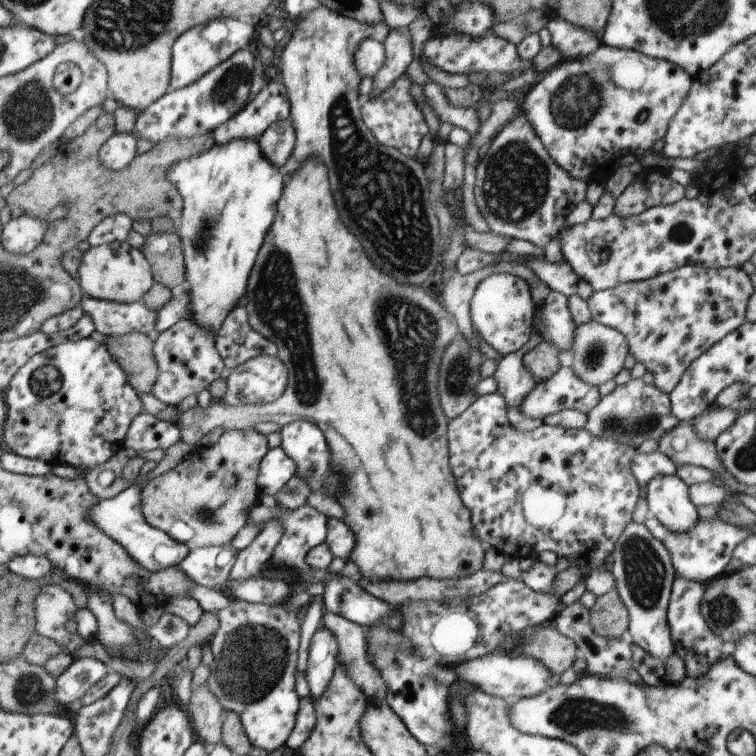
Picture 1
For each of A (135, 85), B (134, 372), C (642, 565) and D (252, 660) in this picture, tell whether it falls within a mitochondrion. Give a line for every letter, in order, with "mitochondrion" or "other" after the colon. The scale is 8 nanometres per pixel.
A: other
B: other
C: mitochondrion
D: mitochondrion

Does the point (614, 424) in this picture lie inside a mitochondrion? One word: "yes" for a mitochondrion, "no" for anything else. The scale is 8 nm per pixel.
yes

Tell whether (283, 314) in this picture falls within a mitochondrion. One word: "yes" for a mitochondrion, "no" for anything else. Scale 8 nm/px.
yes

